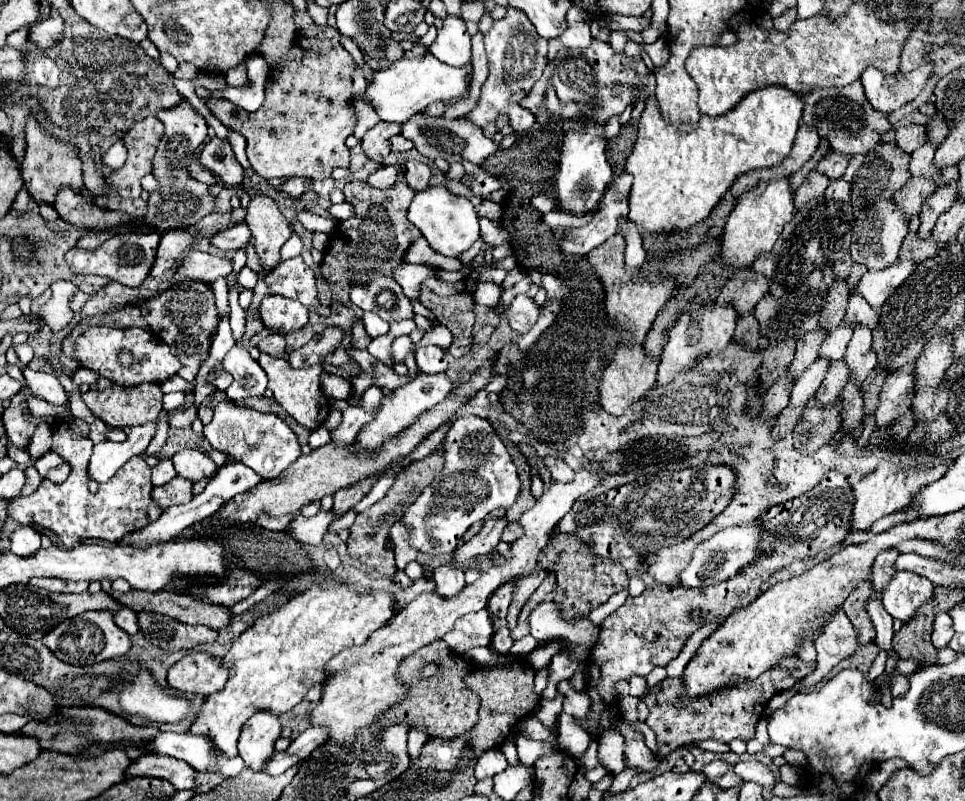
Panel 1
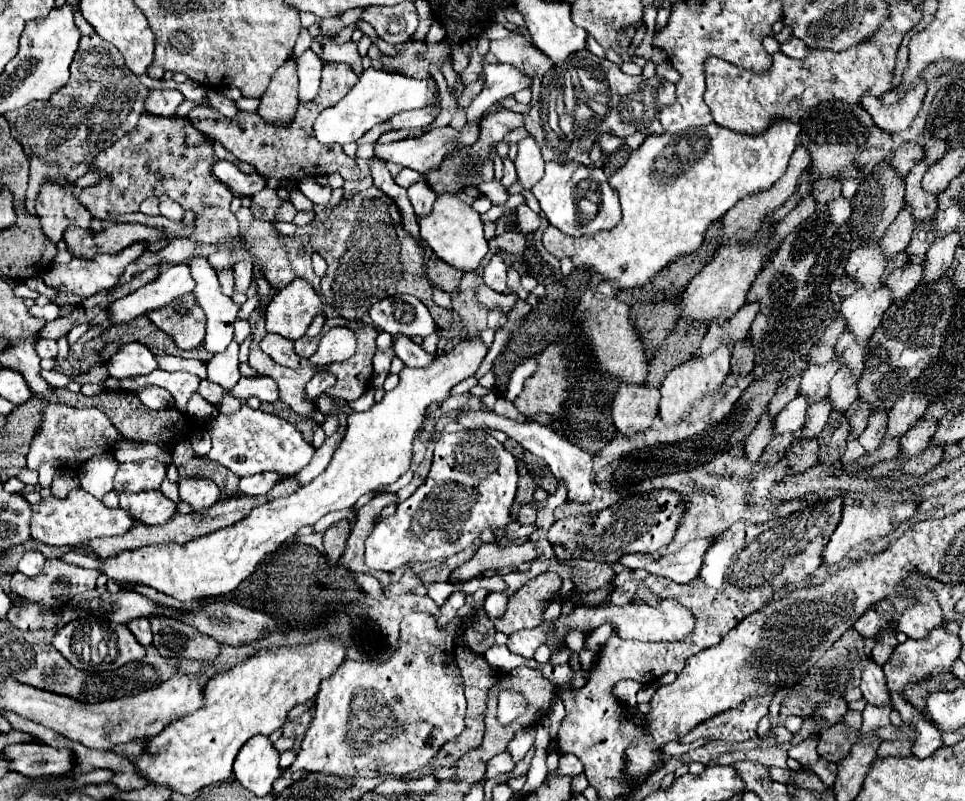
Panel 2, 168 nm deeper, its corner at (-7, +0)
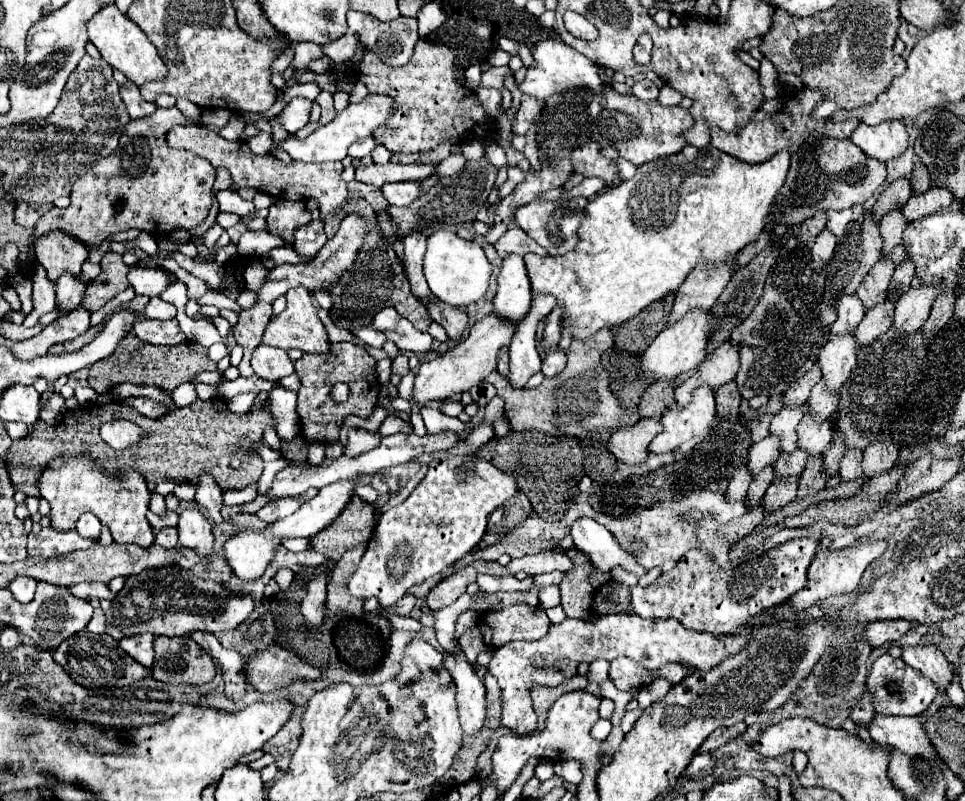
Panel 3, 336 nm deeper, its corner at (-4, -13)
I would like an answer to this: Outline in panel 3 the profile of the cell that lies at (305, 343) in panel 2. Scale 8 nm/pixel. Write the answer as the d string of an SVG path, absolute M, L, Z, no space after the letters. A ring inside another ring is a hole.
M336 343L330 347L330 355L302 355L296 363L296 373L300 377L300 391L298 391L298 405L296 405L296 411L298 411L298 417L300 417L300 433L302 437L308 441L308 443L322 443L322 445L330 445L338 439L338 433L340 433L340 427L344 423L344 419L348 415L356 415L356 417L362 417L362 419L368 419L378 403L378 395L380 395L380 383L376 379L376 361L368 355L368 351L360 345L354 345L354 343ZM336 383L346 383L350 387L350 395L344 403L336 403L332 397L330 397L330 391Z

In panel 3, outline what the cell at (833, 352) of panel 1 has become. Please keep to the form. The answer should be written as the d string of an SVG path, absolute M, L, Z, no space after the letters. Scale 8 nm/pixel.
M804 405L798 409L782 409L774 415L770 423L770 435L780 439L780 451L794 451L796 449L796 425L804 417Z

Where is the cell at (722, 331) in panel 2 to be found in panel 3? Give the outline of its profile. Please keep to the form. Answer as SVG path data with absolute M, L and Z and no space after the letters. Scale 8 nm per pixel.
M732 343L720 345L704 363L700 363L690 379L686 379L676 389L676 403L680 407L692 401L692 391L698 387L710 387L718 391L722 385L730 383L738 373L738 347Z

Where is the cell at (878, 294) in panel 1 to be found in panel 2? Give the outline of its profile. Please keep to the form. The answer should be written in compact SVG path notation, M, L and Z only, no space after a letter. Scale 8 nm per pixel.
M879 286L873 292L857 288L855 294L843 300L841 316L847 320L847 328L855 334L855 338L869 338L879 326L891 300L893 294L887 286Z

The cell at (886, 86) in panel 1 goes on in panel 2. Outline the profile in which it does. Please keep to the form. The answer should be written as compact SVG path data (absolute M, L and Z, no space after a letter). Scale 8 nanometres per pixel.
M921 80L913 90L909 90L903 98L899 98L891 106L885 106L881 98L871 96L869 92L863 94L861 106L867 108L867 112L871 114L873 122L879 128L893 134L893 132L901 132L901 130L909 128L909 124L913 122L913 118L921 110L925 94L927 94L927 84L925 84L925 80Z

